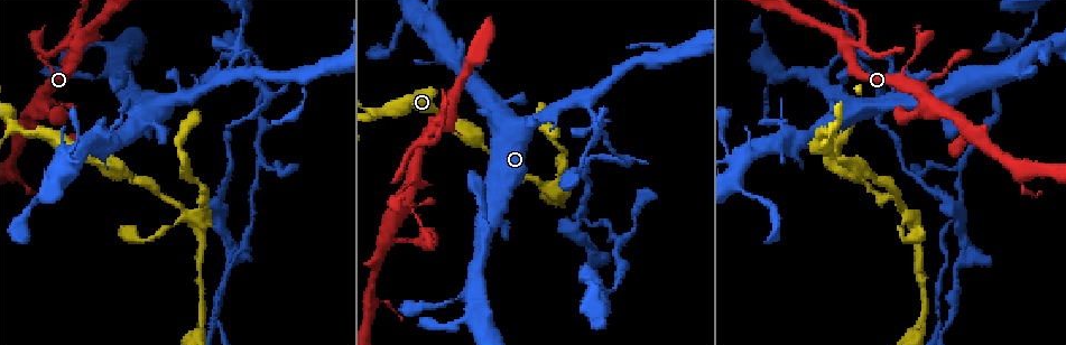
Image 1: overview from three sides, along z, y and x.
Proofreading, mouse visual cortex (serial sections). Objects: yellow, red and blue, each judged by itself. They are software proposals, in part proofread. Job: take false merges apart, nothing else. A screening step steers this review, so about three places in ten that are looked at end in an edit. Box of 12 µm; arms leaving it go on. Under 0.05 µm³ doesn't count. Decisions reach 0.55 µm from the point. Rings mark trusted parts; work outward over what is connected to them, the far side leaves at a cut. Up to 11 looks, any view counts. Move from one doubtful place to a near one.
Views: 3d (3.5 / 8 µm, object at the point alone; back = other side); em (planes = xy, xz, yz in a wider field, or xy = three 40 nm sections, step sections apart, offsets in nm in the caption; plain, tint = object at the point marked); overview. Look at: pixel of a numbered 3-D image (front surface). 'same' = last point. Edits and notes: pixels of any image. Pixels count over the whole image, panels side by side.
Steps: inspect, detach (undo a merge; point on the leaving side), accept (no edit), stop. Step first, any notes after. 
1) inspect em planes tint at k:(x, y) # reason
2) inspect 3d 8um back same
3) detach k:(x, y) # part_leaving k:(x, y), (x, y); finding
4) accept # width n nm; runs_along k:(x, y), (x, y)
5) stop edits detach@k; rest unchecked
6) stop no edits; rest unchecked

inspect 3d 3.5um at 1:(909, 216) # sharp bend

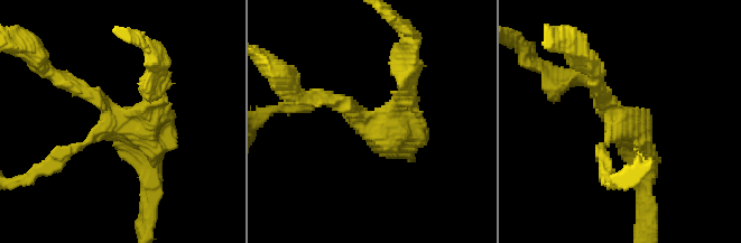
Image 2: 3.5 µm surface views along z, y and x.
inspect em xy step 5 tint at 2:(136, 121) # need the tissue

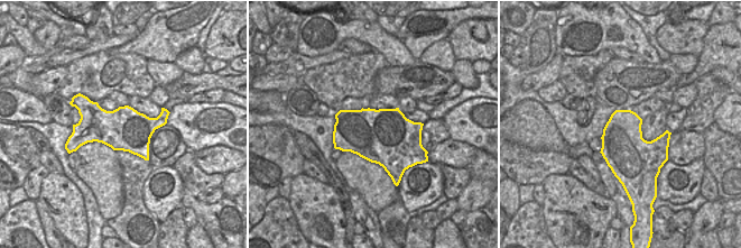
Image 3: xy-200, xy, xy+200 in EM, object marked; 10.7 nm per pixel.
accept # arms 4; arm_widths 150, 200, 200, 300 nm; runs_along 2:(82, 91), (150, 142), (150, 194); one cell here

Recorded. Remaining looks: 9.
inspect 3d 3.5um at 1:(425, 25) # abrupt turn

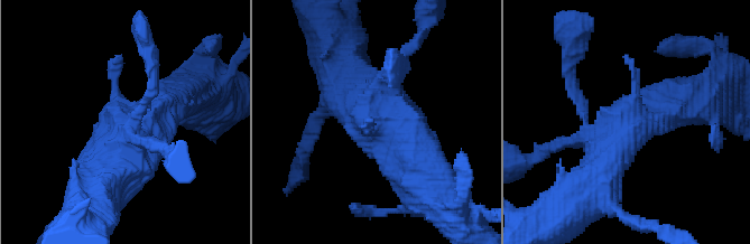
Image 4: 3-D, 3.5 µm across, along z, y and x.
inspect em xy step 5 tint at 4:(122, 113)

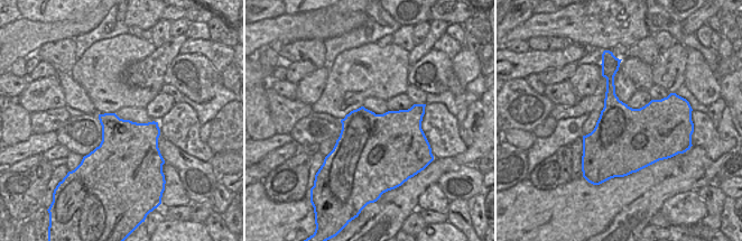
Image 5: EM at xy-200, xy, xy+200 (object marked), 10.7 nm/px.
accept # runs_along 4:(661, 102), (623, 127), (635, 95), (627, 54); one cell here

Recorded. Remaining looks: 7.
inspect 3d 3.5um at 1:(438, 126) # three arms meet

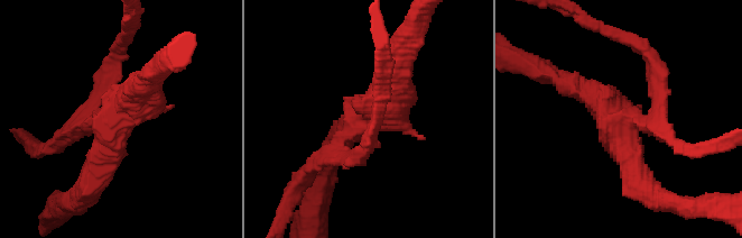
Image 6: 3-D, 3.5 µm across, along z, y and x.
inspect em xy step 5 tint at 6:(364, 117)

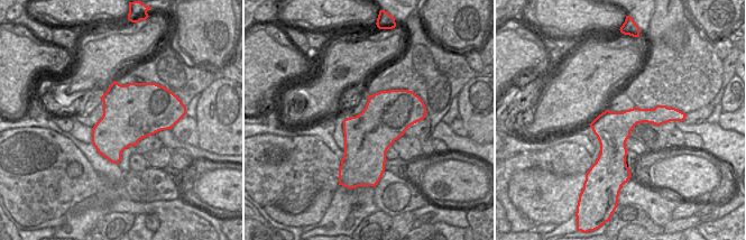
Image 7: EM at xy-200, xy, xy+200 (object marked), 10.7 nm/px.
detach 6:(100, 80) # a second cell is stuck on

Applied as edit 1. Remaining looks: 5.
inspect 3d 3.5um at 1:(411, 209) # thick turns thin

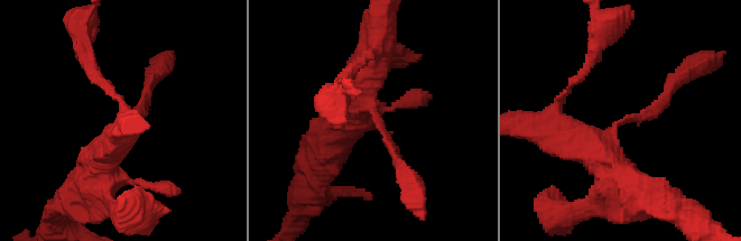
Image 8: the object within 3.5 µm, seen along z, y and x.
inspect em xy step 3 plain at 8:(621, 122)

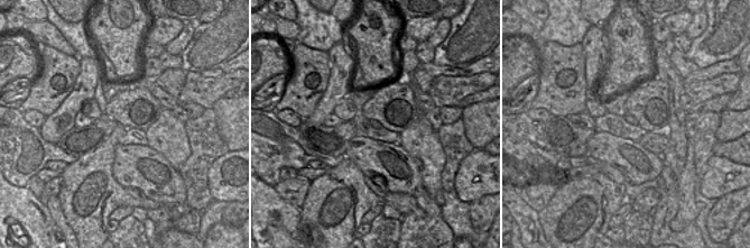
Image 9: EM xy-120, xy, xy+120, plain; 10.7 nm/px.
inspect em xy step 3 tint same # with the object marked

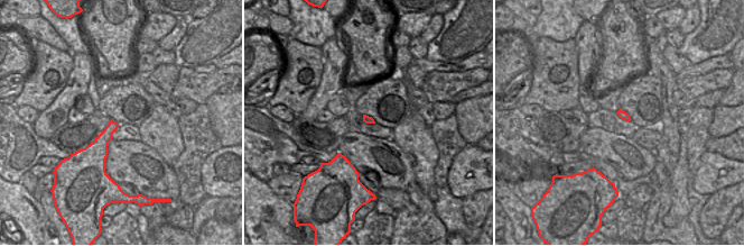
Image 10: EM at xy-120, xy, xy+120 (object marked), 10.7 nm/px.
accept # runs_along 8:(372, 66), (359, 90), (404, 170); continuous, no second cell

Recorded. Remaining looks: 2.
stop edits detach@6; rest unchecked

